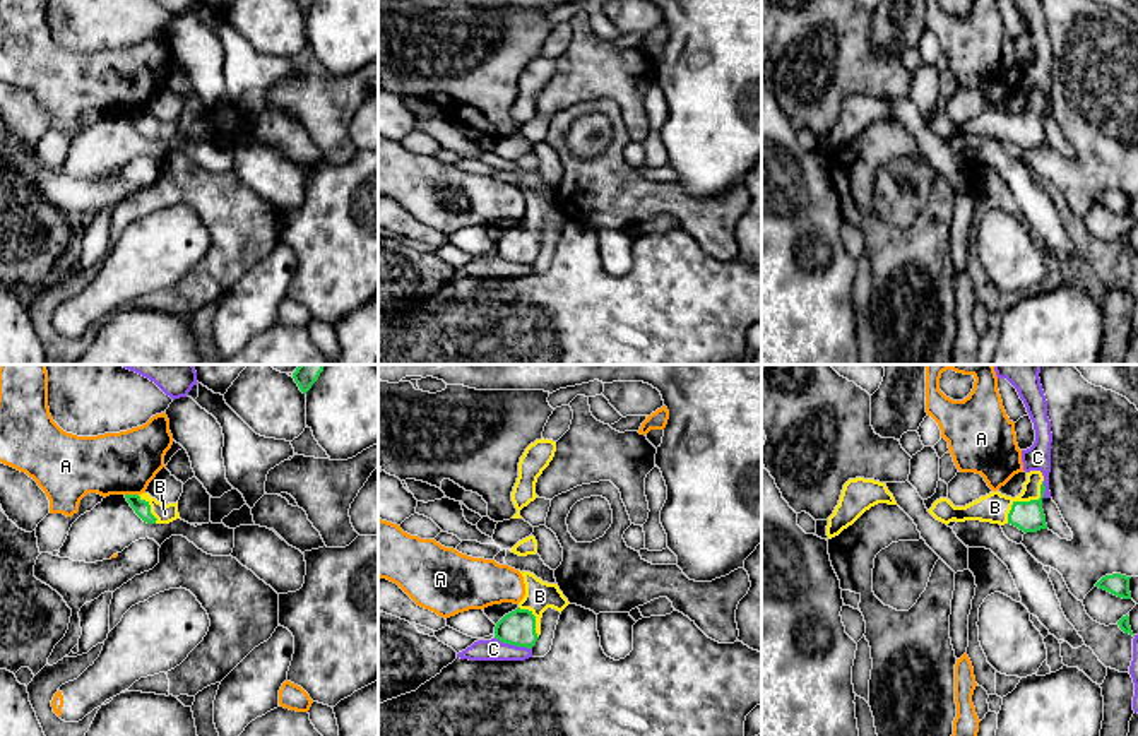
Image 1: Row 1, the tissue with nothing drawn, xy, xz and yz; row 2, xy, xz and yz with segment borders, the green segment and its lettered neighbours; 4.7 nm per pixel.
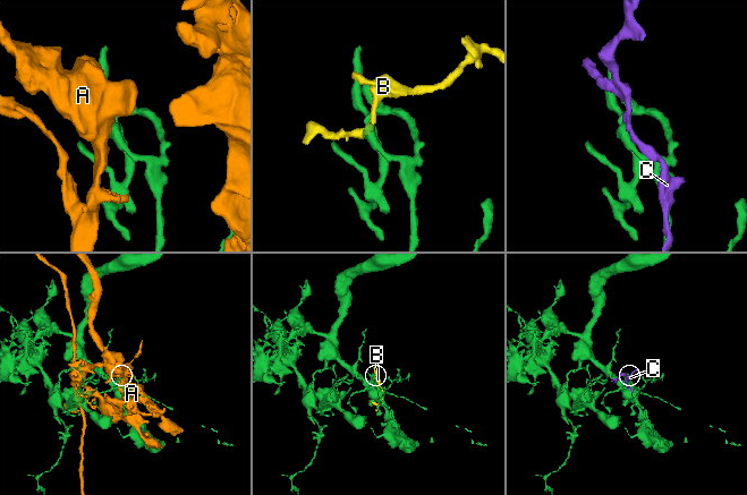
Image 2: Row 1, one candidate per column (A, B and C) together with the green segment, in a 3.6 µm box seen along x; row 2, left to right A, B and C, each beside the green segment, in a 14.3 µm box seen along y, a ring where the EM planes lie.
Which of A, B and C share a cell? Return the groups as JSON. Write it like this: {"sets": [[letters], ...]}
{"sets": [["A"], ["B"], ["C"]]}

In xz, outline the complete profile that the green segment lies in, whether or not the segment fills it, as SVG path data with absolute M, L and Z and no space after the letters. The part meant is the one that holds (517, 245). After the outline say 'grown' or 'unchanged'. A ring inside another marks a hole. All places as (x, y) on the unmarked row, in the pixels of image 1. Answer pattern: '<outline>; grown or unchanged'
M520 188L525 212L519 224L505 231L495 243L495 255L503 260L532 265L541 252L541 234L548 224L563 228L570 219L558 200L548 200L530 188Z; grown

